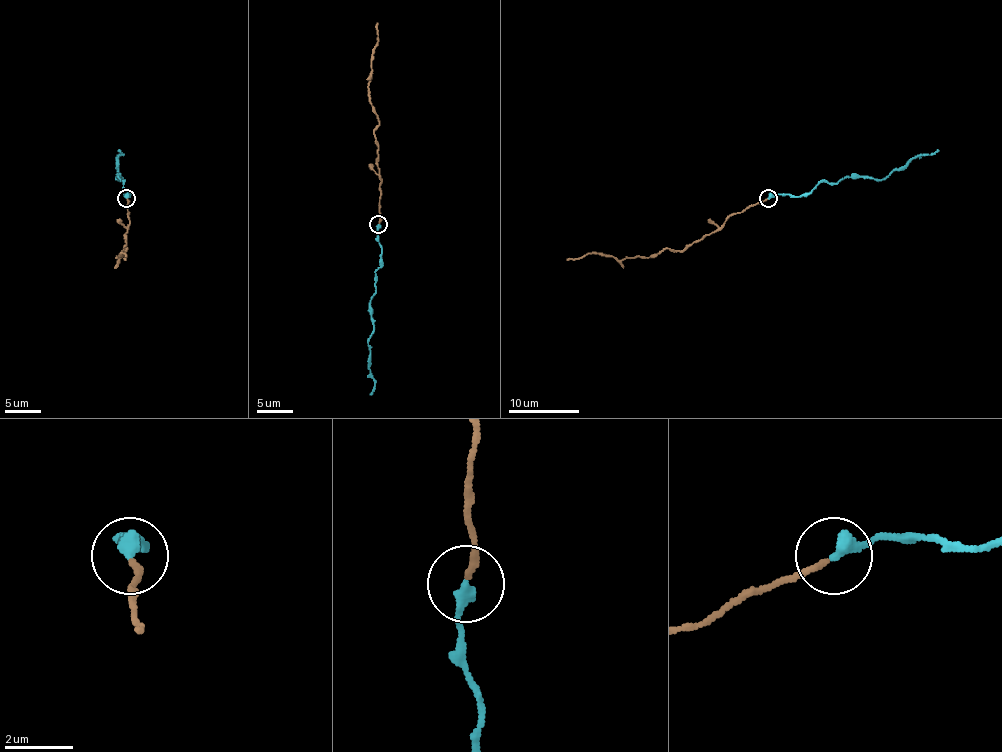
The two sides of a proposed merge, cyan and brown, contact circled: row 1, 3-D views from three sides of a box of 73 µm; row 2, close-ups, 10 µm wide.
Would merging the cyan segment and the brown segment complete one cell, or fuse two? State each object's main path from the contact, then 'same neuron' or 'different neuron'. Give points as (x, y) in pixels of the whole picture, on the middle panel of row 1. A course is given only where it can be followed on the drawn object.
cyan runs (378, 224), (382, 264), (371, 300), (369, 370), (375, 390), (369, 395); brown runs (378, 224), (380, 174), (378, 144), (375, 139), (378, 119), (371, 105), (369, 86), (378, 22); same neuron

